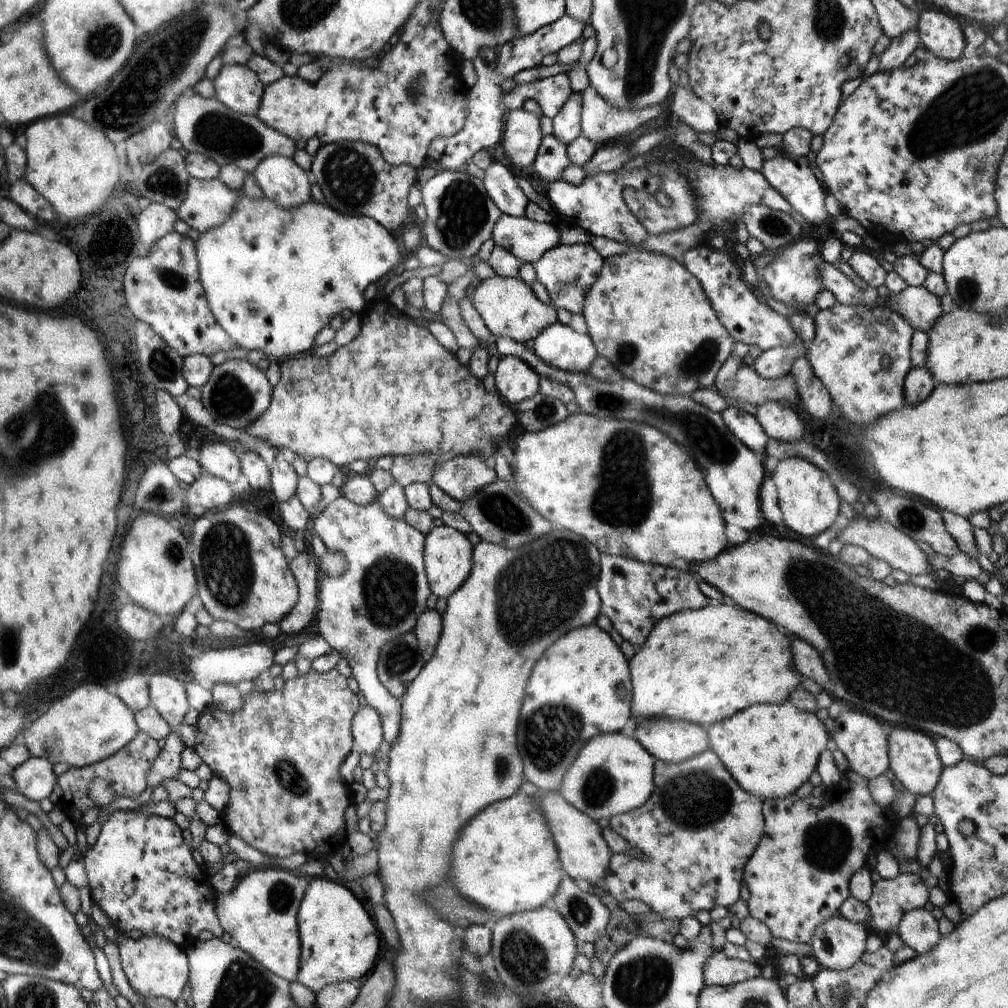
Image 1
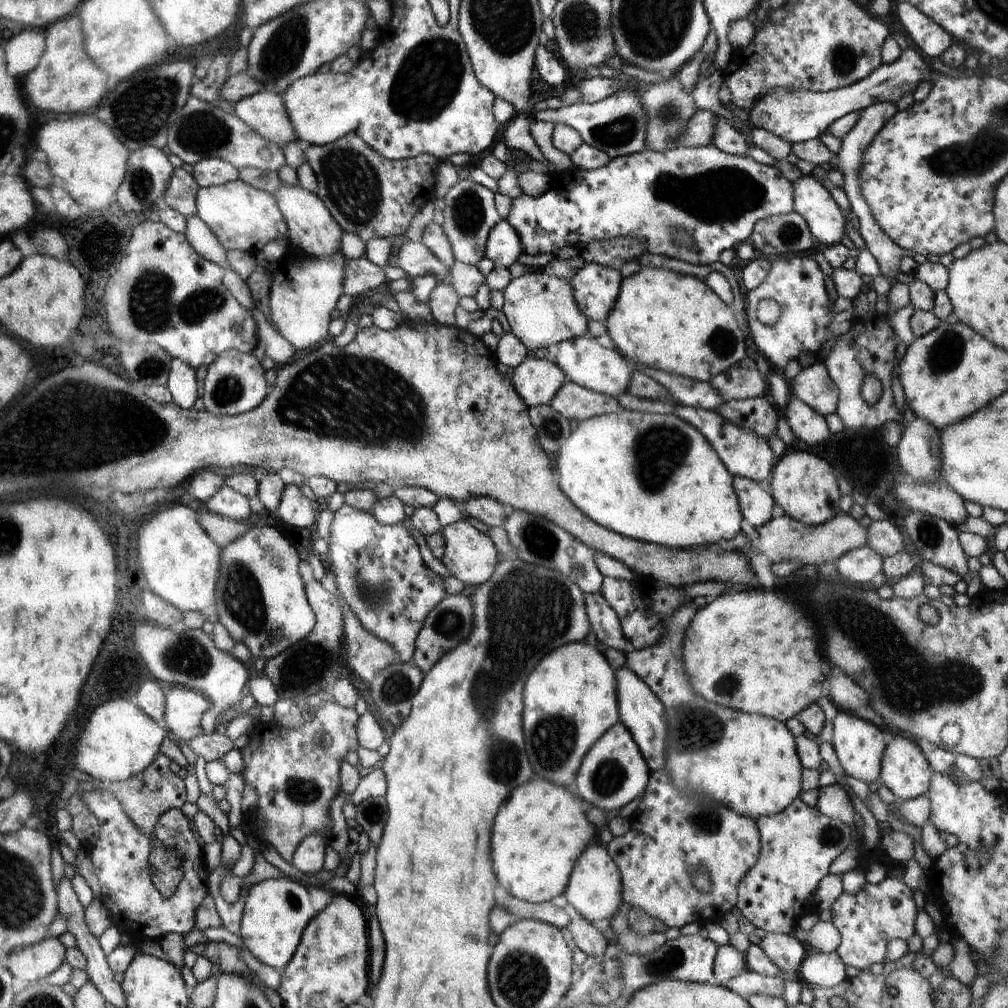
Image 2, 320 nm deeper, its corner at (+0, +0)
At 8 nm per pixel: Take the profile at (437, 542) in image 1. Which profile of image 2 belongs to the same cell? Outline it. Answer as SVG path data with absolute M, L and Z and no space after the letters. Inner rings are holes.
M460 520L441 528L445 540L444 556L441 560L450 575L462 580L465 586L479 587L484 584L495 571L498 564L498 551L492 539L478 531L470 521Z

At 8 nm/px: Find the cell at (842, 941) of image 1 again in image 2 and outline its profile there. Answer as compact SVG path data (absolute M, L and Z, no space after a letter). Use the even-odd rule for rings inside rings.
M810 950L802 961L798 973L804 985L819 987L835 987L847 978L846 965L835 953Z

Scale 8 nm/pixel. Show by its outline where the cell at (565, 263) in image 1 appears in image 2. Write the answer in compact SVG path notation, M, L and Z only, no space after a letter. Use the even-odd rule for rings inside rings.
M586 263L573 278L567 278L574 300L583 315L604 323L618 298L623 277L614 269Z

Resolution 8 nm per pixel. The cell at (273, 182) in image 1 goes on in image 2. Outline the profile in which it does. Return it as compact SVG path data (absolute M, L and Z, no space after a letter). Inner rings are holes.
M300 185L282 186L275 192L278 208L288 227L288 242L302 250L306 256L314 256L316 259L330 259L338 255L341 250L343 230L332 218L330 211L324 206L318 195L304 190Z

